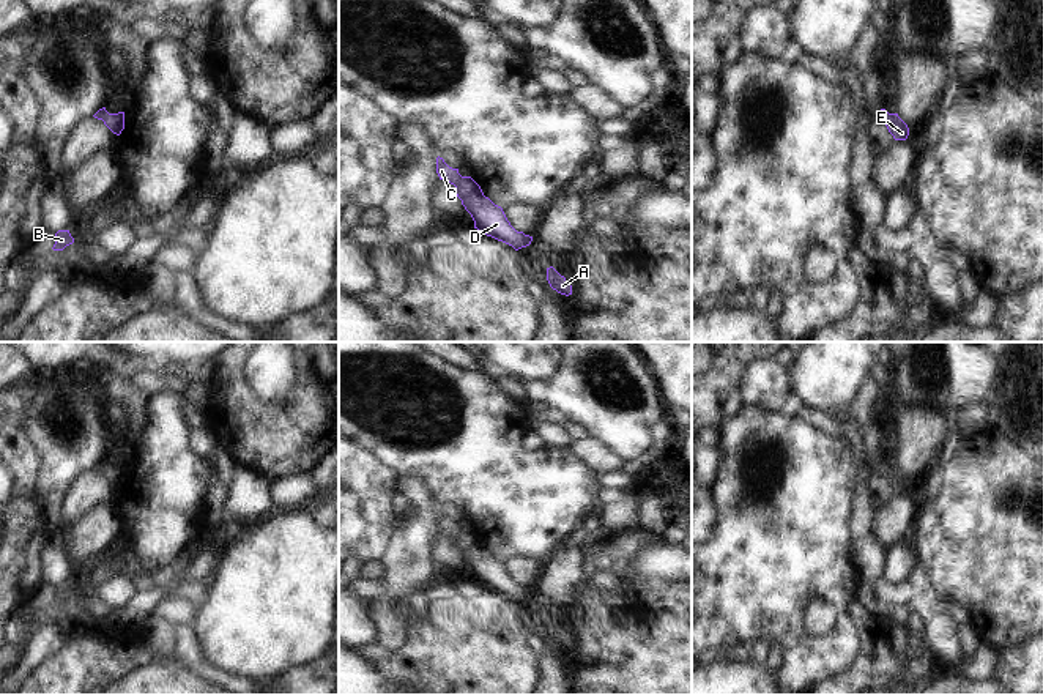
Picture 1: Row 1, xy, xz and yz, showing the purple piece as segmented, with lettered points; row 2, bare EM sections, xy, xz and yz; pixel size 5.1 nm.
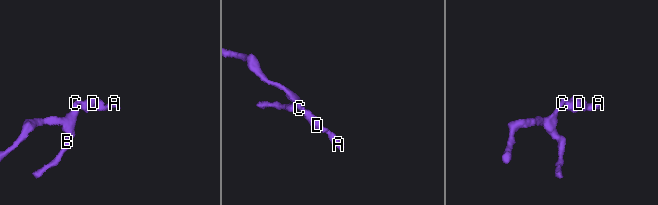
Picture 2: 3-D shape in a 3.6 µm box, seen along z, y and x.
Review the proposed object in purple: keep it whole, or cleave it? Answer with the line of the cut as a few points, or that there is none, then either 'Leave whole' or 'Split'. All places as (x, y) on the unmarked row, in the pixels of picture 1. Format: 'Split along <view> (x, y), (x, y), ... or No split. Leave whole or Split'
No split. Leave whole

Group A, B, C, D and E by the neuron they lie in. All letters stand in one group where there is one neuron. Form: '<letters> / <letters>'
A B C D E

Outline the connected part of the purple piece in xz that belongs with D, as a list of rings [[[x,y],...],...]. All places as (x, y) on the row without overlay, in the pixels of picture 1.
[[[436,511],[440,533],[455,539],[455,547],[474,574],[474,582],[512,599],[515,604],[531,597],[533,589],[517,585],[507,574],[501,559],[484,548],[481,539],[471,530],[462,530],[458,522],[449,520],[443,511]]]

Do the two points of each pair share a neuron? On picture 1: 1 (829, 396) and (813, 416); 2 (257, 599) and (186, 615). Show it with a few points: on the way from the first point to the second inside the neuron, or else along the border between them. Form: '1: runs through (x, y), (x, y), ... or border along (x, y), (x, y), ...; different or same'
1: border along (793, 383), (793, 388), (812, 408), (829, 413); different
2: border along (196, 610), (189, 626); different

